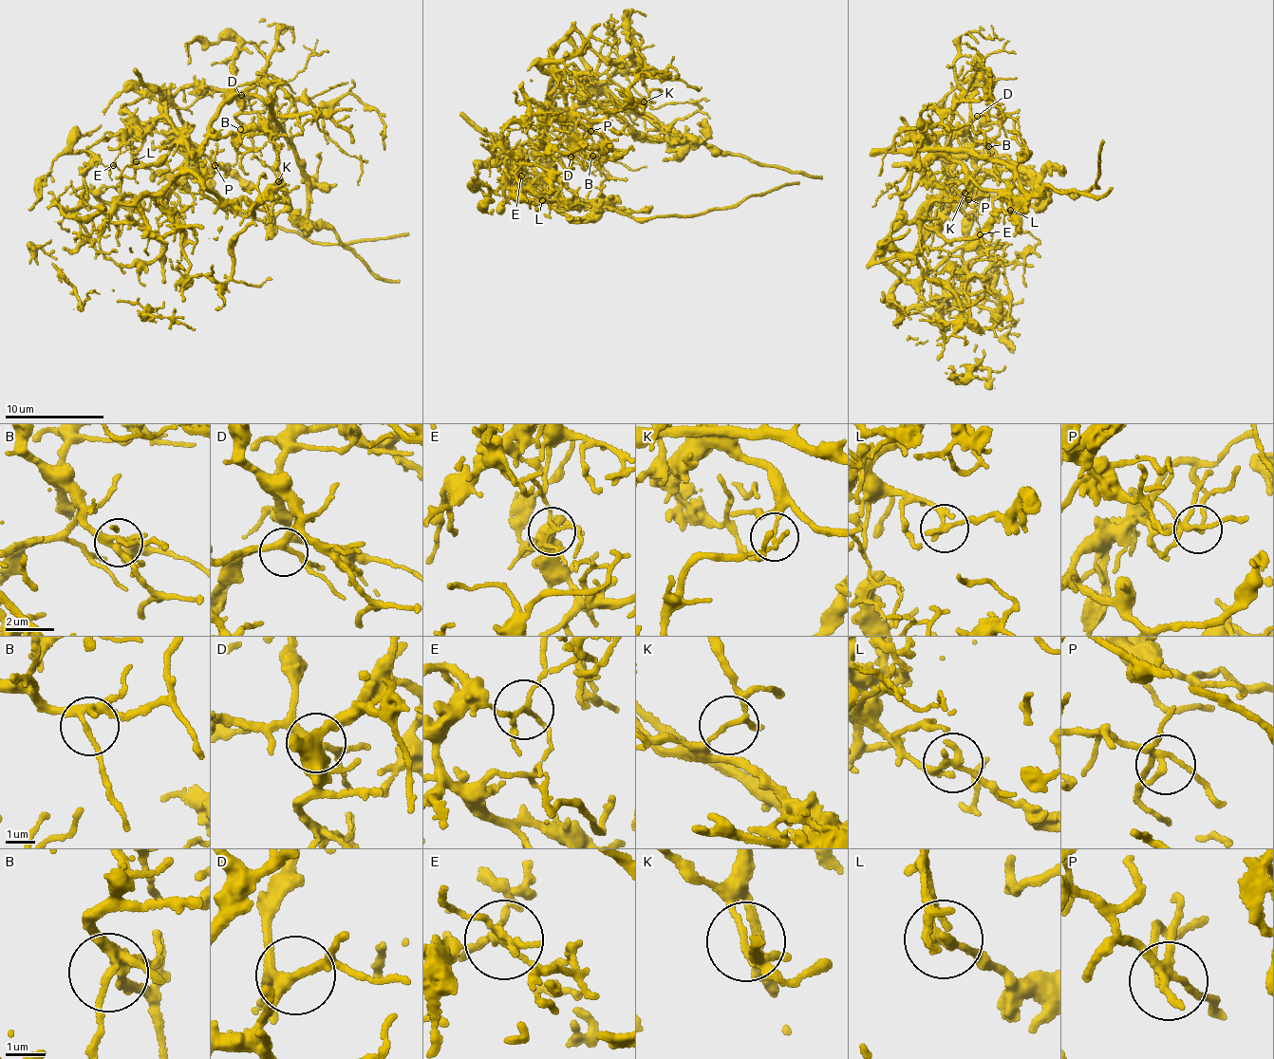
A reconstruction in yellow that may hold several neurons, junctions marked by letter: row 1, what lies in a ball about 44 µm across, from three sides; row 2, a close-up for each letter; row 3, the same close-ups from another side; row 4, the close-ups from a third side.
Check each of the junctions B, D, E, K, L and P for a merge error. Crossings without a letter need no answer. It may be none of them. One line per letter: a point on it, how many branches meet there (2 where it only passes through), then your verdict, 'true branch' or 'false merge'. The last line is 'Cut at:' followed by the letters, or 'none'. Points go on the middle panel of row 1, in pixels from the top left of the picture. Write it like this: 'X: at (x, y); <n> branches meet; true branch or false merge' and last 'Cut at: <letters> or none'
B: at (592, 156); 4 branches meet; true branch
D: at (571, 157); 3 branches meet; true branch
E: at (521, 176); 4 branches meet; true branch
K: at (644, 102); 3 branches meet; false merge
L: at (542, 200); 3 branches meet; false merge
P: at (590, 131); 5 branches meet; true branch
Cut at: K, L

